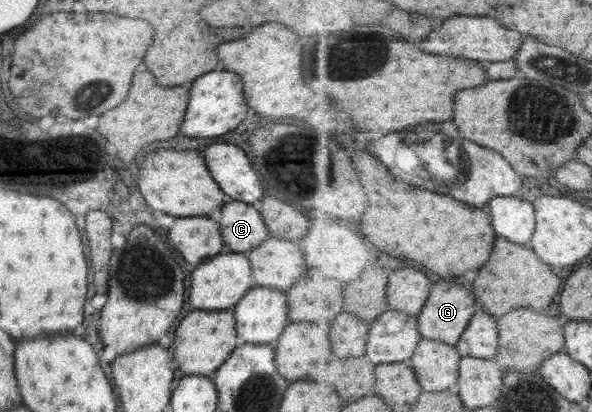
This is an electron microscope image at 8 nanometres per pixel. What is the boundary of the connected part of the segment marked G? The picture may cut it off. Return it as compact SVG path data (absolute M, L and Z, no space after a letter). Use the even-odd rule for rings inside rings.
M446 282L434 284L431 296L418 316L420 334L423 338L439 340L456 346L462 339L464 331L467 330L471 318L476 314L476 310L480 308L482 306L474 300L474 294L470 294L468 290L454 286L454 284L446 284Z

